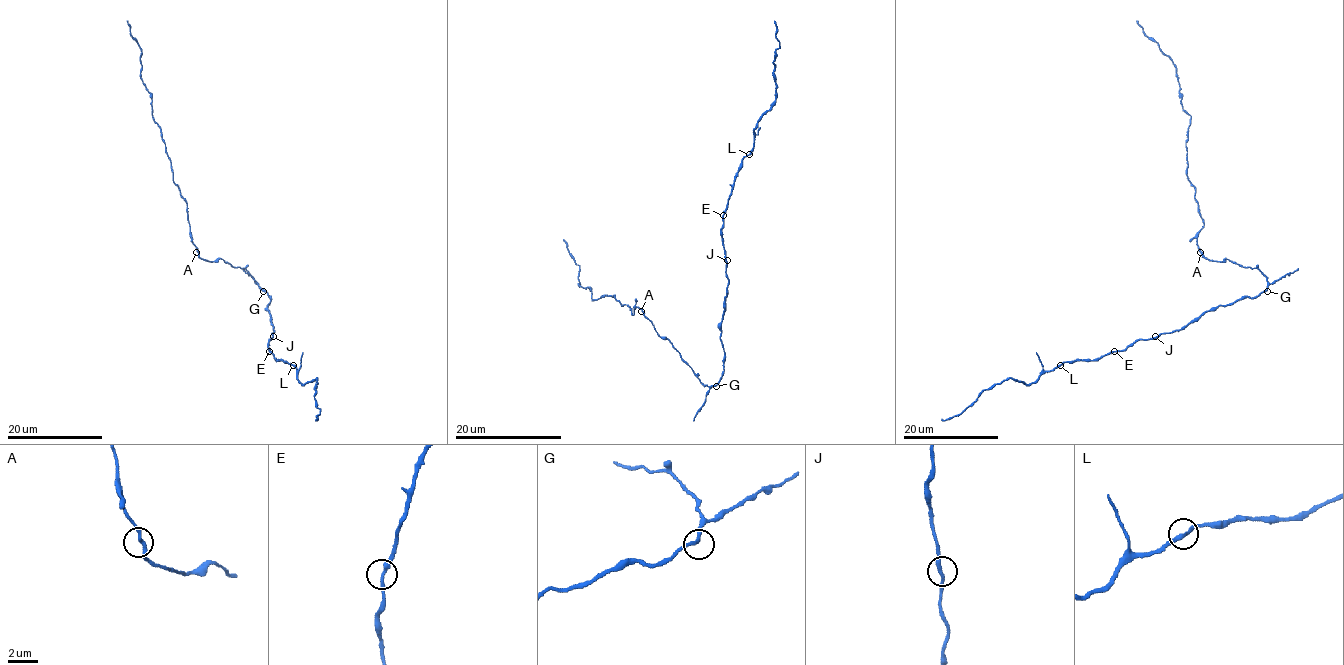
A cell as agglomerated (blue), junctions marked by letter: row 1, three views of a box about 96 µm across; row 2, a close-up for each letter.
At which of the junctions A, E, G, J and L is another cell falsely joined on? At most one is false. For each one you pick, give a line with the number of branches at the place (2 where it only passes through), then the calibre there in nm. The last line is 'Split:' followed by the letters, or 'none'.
Split: none

